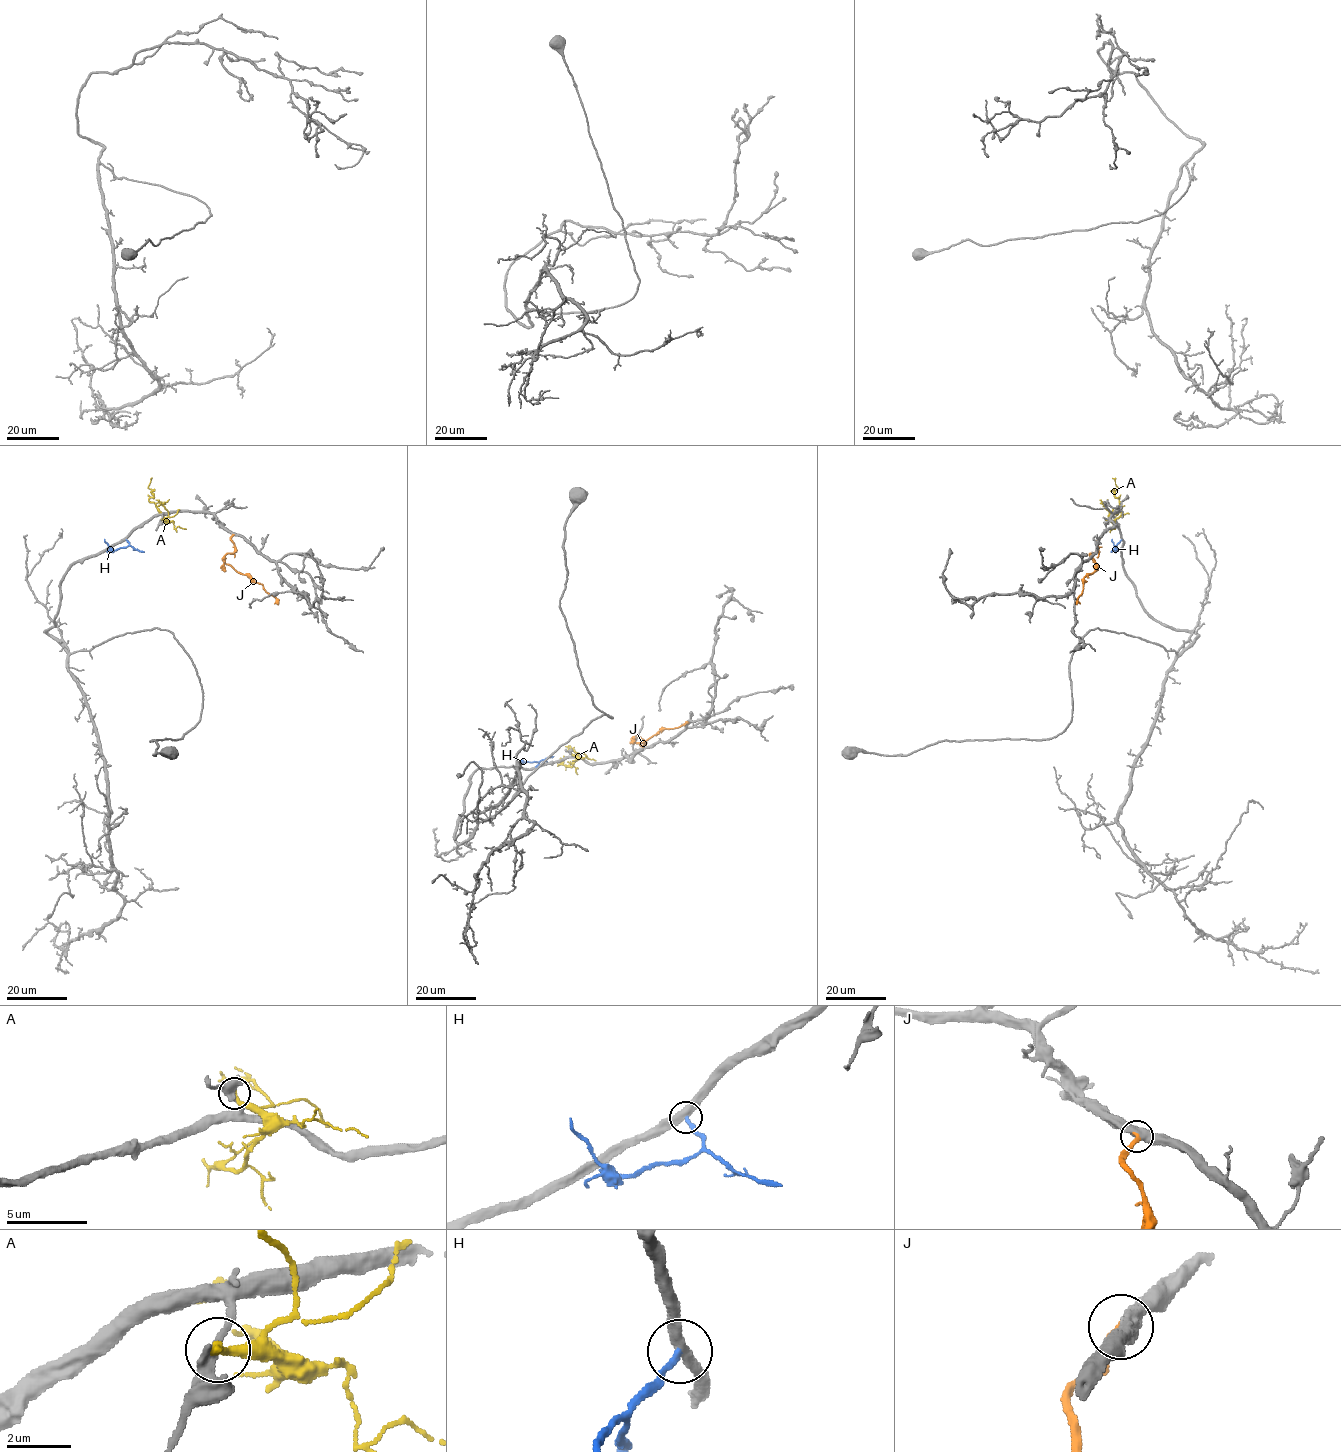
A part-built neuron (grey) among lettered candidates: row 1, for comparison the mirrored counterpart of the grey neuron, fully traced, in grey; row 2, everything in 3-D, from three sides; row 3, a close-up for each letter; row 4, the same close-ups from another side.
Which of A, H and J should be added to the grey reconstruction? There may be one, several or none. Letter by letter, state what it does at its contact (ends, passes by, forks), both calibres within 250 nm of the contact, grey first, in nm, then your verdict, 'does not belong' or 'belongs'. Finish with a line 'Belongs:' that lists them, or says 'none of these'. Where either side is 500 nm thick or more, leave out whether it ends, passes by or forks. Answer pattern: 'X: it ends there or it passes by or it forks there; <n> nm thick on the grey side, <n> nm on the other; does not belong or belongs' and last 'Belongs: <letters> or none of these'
A: it ends there; 300 nm thick on the grey side, 340 nm on the other; does not belong
H: it ends there; 400 nm thick on the grey side, 220 nm on the other; does not belong
J: it ends there; 480 nm thick on the grey side, 240 nm on the other; belongs
Belongs: J

